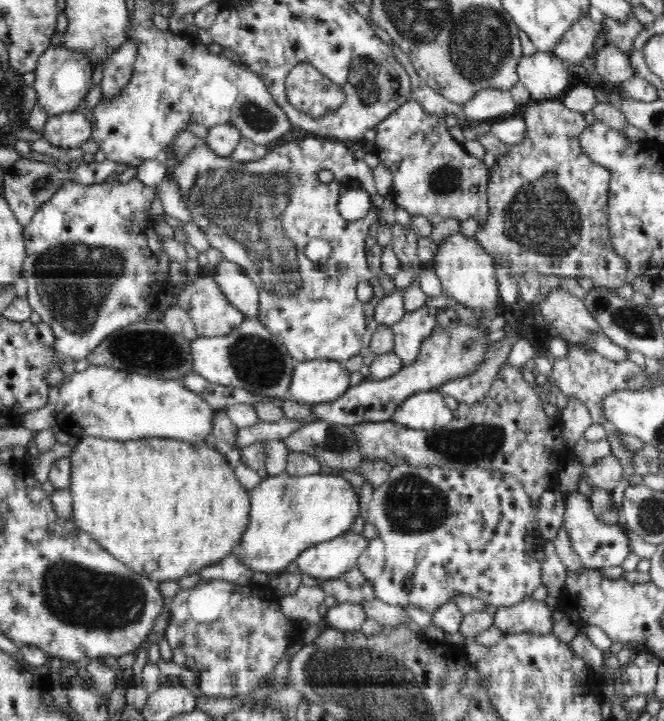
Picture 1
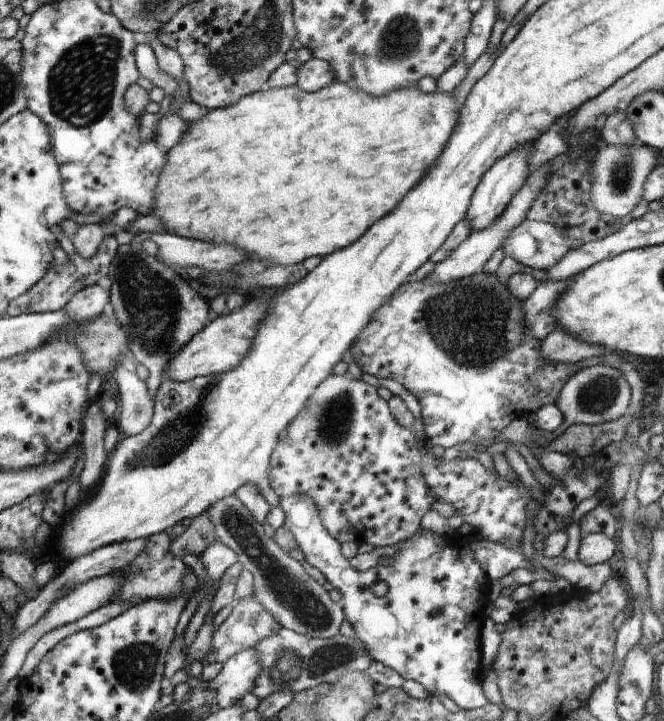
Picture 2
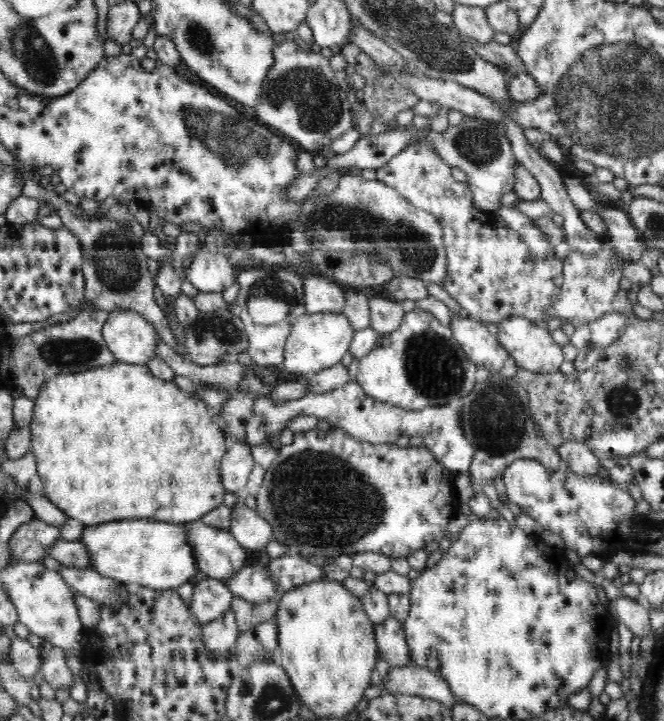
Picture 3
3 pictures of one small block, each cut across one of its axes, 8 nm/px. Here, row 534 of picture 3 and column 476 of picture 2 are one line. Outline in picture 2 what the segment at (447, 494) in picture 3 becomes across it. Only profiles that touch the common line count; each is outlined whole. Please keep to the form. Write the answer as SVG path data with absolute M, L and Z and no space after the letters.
M480 272L466 278L451 280L447 283L434 283L426 280L412 281L411 283L401 284L390 296L388 303L382 305L366 323L366 326L358 333L357 339L349 348L353 361L360 367L360 370L368 374L374 374L378 379L392 378L396 382L405 385L406 390L411 392L419 399L422 407L421 413L424 422L424 432L427 434L429 447L438 446L440 448L450 448L464 442L472 442L475 446L480 446L482 440L499 437L502 439L502 430L510 424L514 418L516 410L518 414L524 412L536 412L538 408L545 404L555 404L560 389L564 386L571 376L575 373L569 364L552 364L542 358L540 352L541 341L530 336L529 331L524 326L524 313L522 310L523 303L516 301L507 289L507 284L498 282L496 274Z

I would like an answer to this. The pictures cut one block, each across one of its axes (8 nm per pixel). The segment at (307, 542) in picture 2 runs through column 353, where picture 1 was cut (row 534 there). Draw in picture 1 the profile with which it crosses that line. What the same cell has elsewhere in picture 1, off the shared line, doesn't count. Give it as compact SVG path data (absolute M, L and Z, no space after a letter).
M579 492L568 497L563 518L563 527L568 533L571 547L578 553L582 565L588 569L601 569L609 566L621 566L622 561L632 553L630 550L630 533L625 524L604 524L595 517L590 499Z

